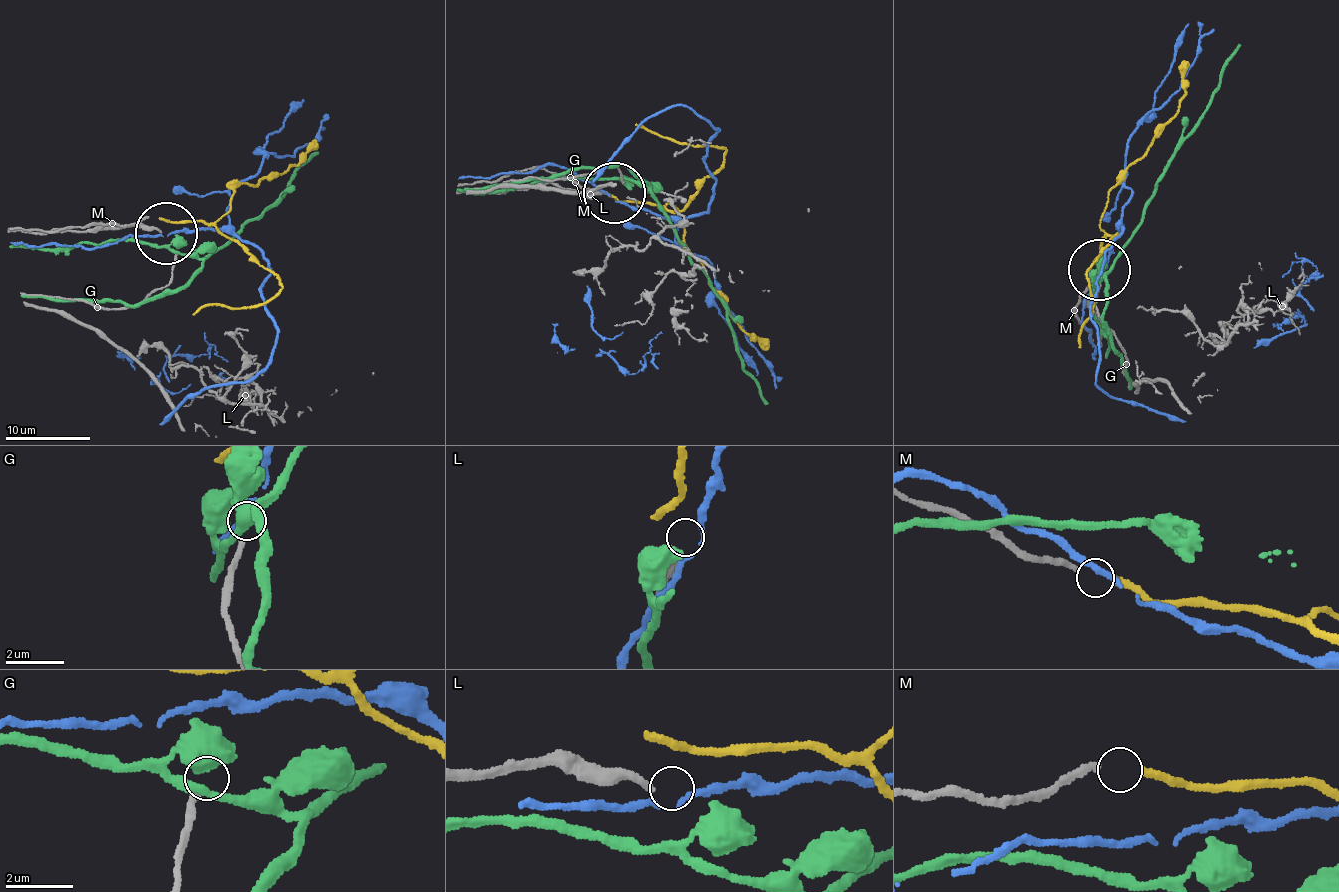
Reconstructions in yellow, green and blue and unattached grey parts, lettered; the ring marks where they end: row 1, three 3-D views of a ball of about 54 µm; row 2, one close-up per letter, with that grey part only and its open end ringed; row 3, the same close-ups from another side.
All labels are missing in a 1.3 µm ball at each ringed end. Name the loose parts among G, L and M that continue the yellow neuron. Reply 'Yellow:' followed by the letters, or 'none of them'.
Yellow: M

